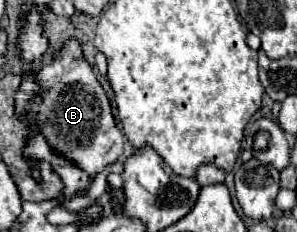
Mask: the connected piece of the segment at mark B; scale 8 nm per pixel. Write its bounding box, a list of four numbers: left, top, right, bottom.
[33,39,123,177]

